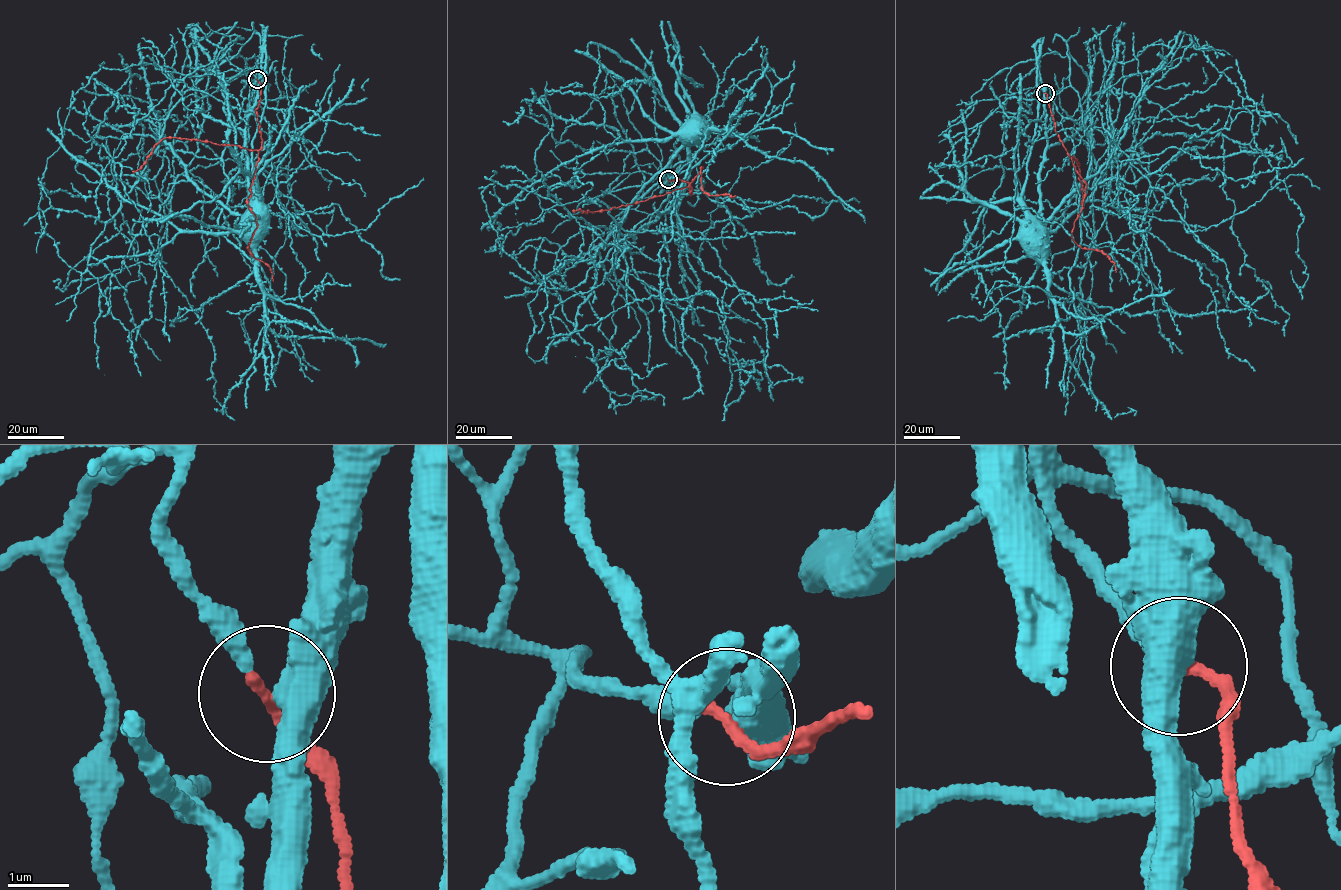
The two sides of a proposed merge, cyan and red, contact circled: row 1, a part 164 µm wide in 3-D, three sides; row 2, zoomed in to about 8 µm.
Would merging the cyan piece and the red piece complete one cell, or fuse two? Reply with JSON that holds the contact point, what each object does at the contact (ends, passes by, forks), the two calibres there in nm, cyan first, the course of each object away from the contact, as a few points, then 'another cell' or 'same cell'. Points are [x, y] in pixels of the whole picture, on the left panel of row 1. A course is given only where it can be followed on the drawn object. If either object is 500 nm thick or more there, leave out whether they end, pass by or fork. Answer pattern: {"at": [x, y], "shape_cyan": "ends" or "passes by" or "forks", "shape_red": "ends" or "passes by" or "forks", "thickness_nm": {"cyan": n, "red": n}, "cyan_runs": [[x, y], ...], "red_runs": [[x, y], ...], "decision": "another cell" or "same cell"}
{"at": [257, 79], "shape_cyan": "forks", "shape_red": "ends", "thickness_nm": {"cyan": 440, "red": 200}, "cyan_runs": [[257, 79], [258, 98], [247, 119], [245, 134], [250, 200], [257, 208]], "red_runs": [[257, 79], [260, 96], [255, 111], [262, 141], [247, 203], [257, 228], [248, 247], [268, 266], [273, 281]], "decision": "same cell"}

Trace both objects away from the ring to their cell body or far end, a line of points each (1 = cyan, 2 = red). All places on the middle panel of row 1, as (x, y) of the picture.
1: (668, 179), (673, 174), (668, 172), (674, 155), (688, 140), (696, 138), (693, 130)
2: (668, 179), (688, 182), (690, 195), (692, 188), (689, 186), (703, 167), (703, 191), (712, 195), (735, 195)

